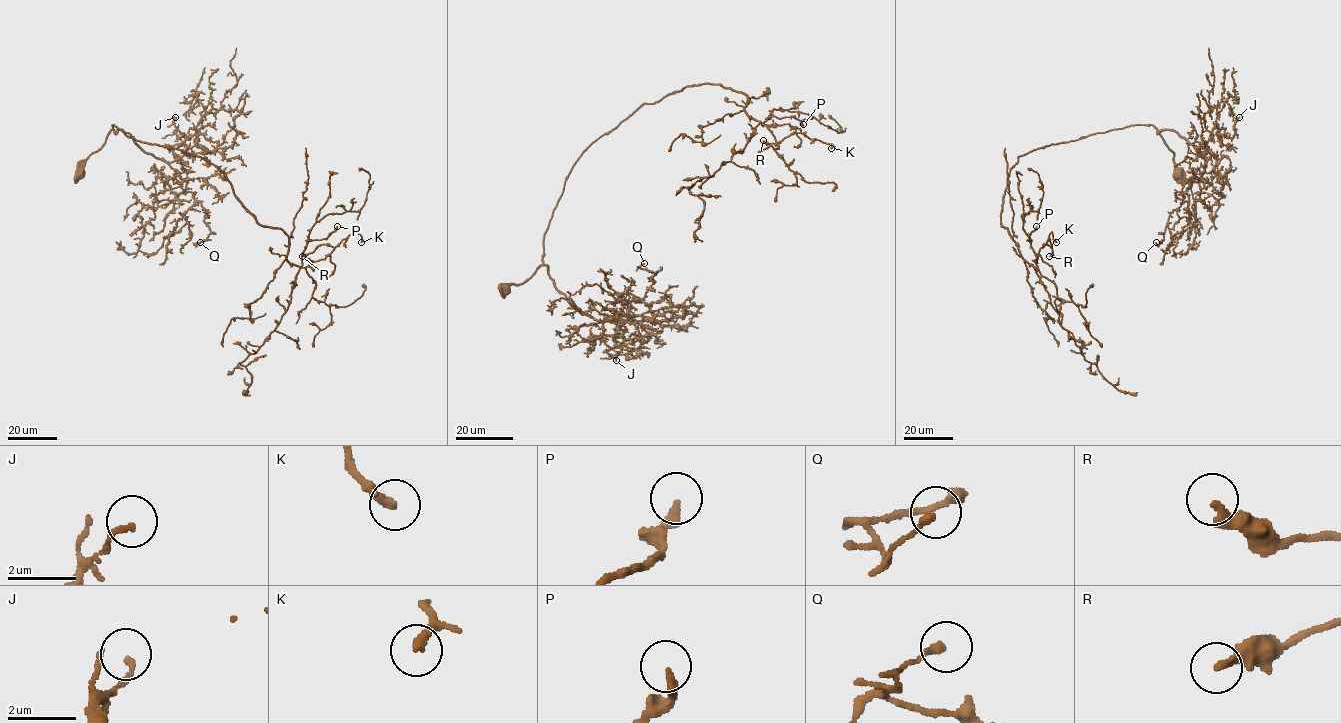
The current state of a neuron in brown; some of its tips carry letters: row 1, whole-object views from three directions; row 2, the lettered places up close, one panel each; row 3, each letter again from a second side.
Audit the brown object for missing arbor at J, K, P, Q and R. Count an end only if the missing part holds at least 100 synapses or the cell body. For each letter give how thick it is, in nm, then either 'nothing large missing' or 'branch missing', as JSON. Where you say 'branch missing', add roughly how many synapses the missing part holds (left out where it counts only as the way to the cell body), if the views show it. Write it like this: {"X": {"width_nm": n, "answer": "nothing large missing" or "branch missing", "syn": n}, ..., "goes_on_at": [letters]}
{"J": {"width_nm": 140, "answer": "nothing large missing"}, "K": {"width_nm": 220, "answer": "nothing large missing"}, "P": {"width_nm": 260, "answer": "nothing large missing"}, "Q": {"width_nm": 200, "answer": "nothing large missing"}, "R": {"width_nm": 280, "answer": "nothing large missing"}, "goes_on_at": []}

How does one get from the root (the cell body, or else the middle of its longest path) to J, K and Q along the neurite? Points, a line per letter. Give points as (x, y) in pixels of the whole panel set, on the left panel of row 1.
J: (79, 172), (112, 129), (121, 130), (155, 157), (178, 159), (194, 144), (202, 126), (178, 138), (175, 117)
K: (79, 172), (113, 125), (217, 166), (260, 224), (287, 235), (290, 263), (324, 259), (353, 232), (361, 242)
Q: (79, 172), (109, 132), (121, 130), (172, 167), (207, 211), (210, 233), (200, 242)

